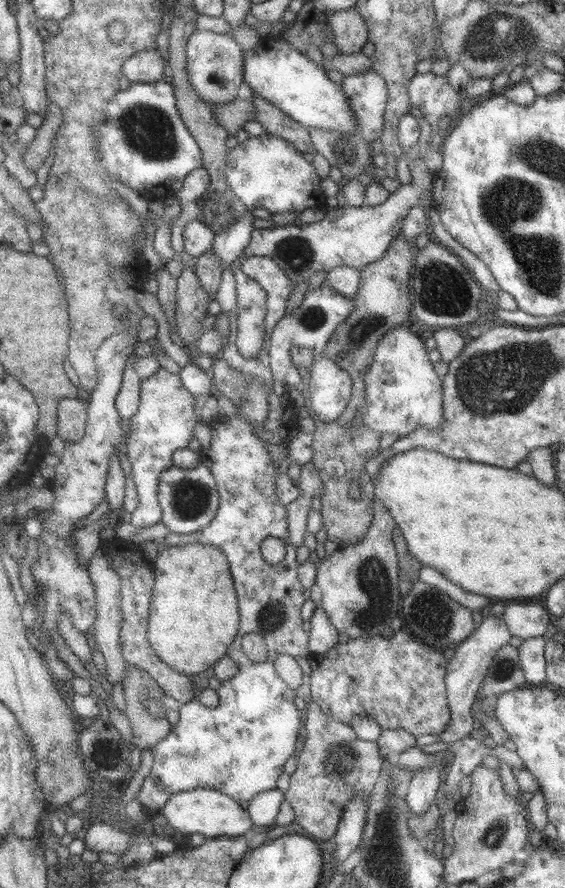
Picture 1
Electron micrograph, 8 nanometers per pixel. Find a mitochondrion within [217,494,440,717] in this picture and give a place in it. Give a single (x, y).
(373, 578)

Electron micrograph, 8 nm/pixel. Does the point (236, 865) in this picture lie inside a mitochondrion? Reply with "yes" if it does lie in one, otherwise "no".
no

